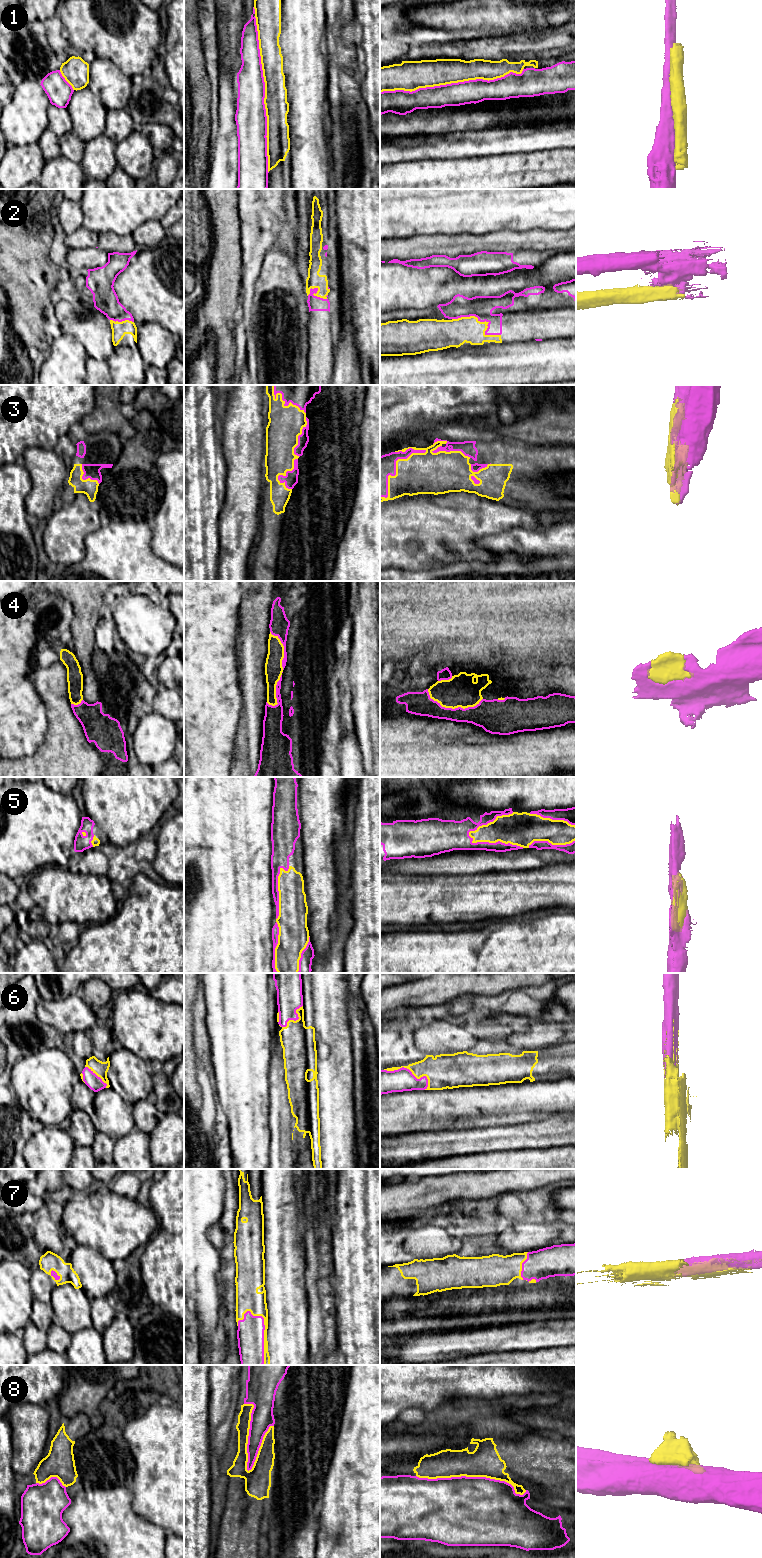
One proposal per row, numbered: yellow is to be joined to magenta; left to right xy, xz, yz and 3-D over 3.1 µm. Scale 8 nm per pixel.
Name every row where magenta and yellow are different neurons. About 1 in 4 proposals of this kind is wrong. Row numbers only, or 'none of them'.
1, 2, 8

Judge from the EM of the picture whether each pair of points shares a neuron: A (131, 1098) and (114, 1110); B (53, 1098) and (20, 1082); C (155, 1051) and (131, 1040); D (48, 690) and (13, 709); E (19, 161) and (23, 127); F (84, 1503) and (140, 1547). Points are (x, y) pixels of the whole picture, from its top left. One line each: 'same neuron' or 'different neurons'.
A: different neurons
B: same neuron
C: same neuron
D: different neurons
E: different neurons
F: same neuron

